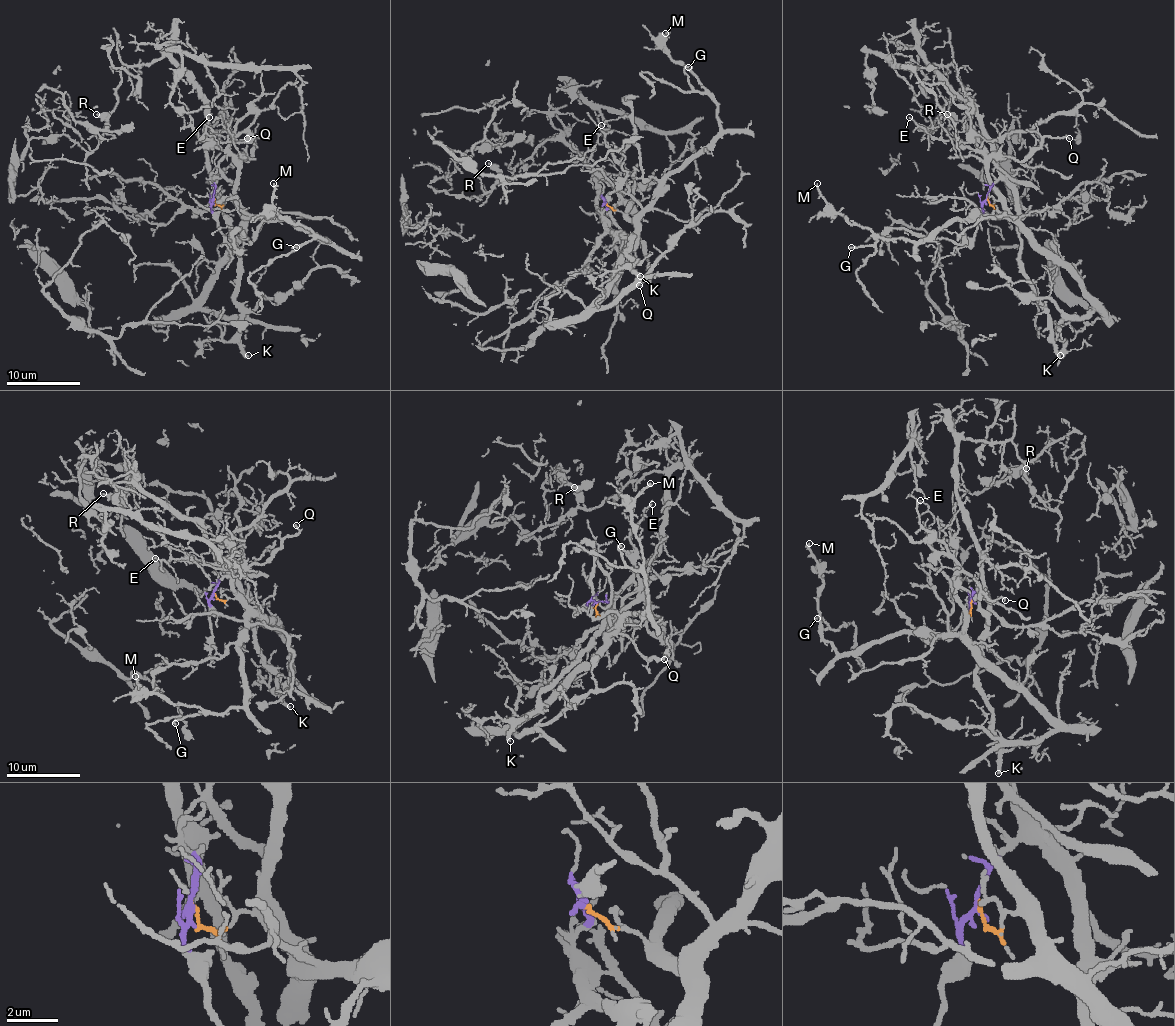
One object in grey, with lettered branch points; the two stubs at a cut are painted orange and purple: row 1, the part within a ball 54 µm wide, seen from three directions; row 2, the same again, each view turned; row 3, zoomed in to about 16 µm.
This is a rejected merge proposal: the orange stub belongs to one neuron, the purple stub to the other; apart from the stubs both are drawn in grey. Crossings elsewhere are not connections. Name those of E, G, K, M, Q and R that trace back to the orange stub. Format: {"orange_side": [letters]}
{"orange_side": ["G", "M", "Q"]}

